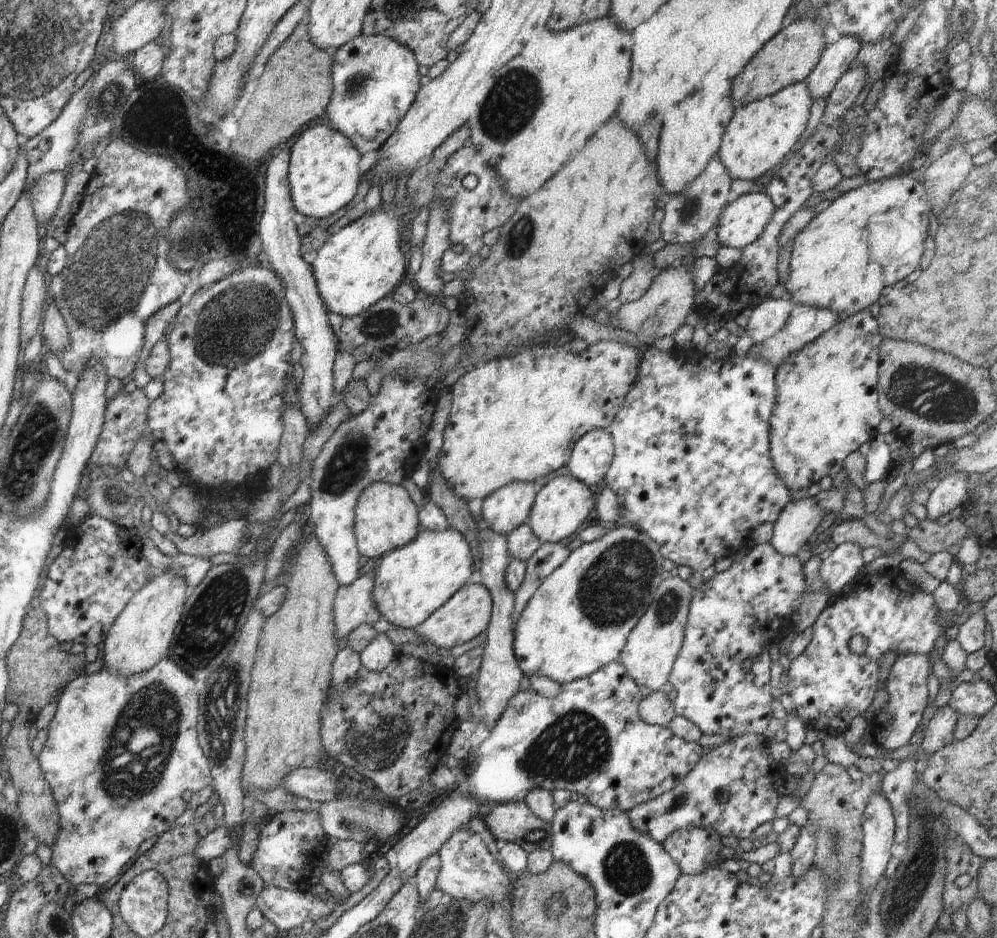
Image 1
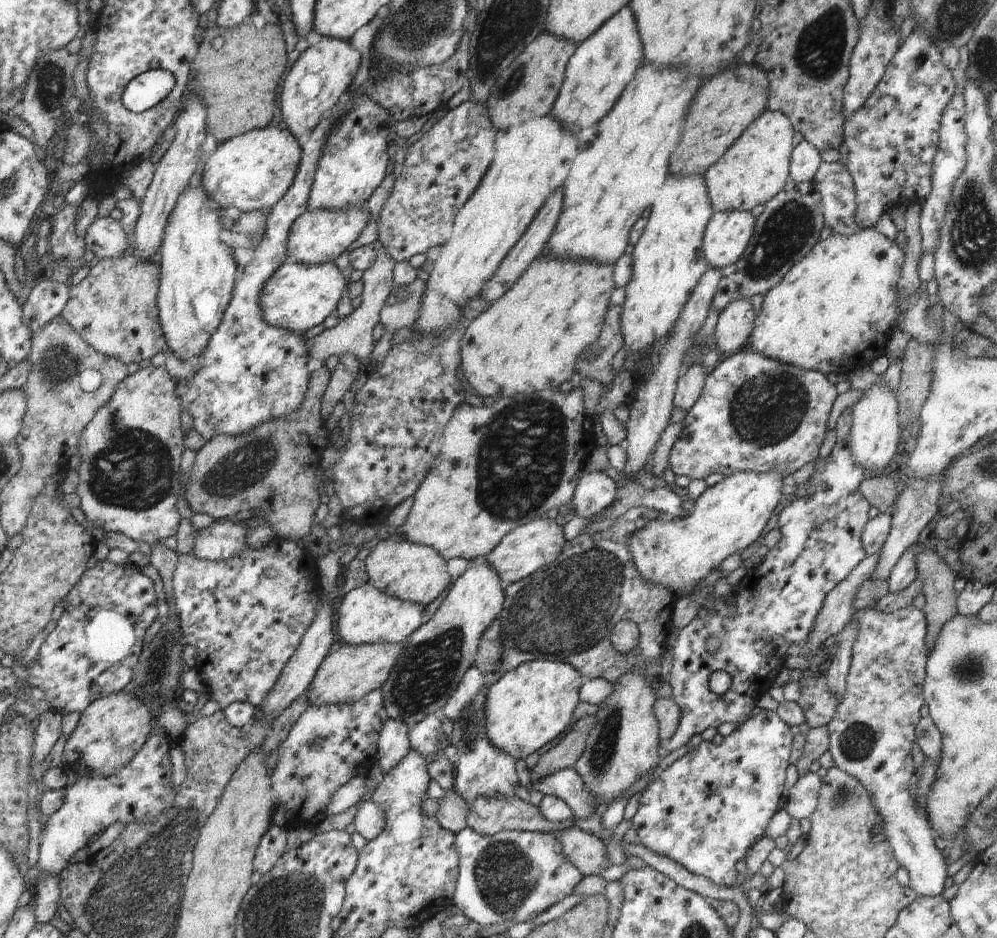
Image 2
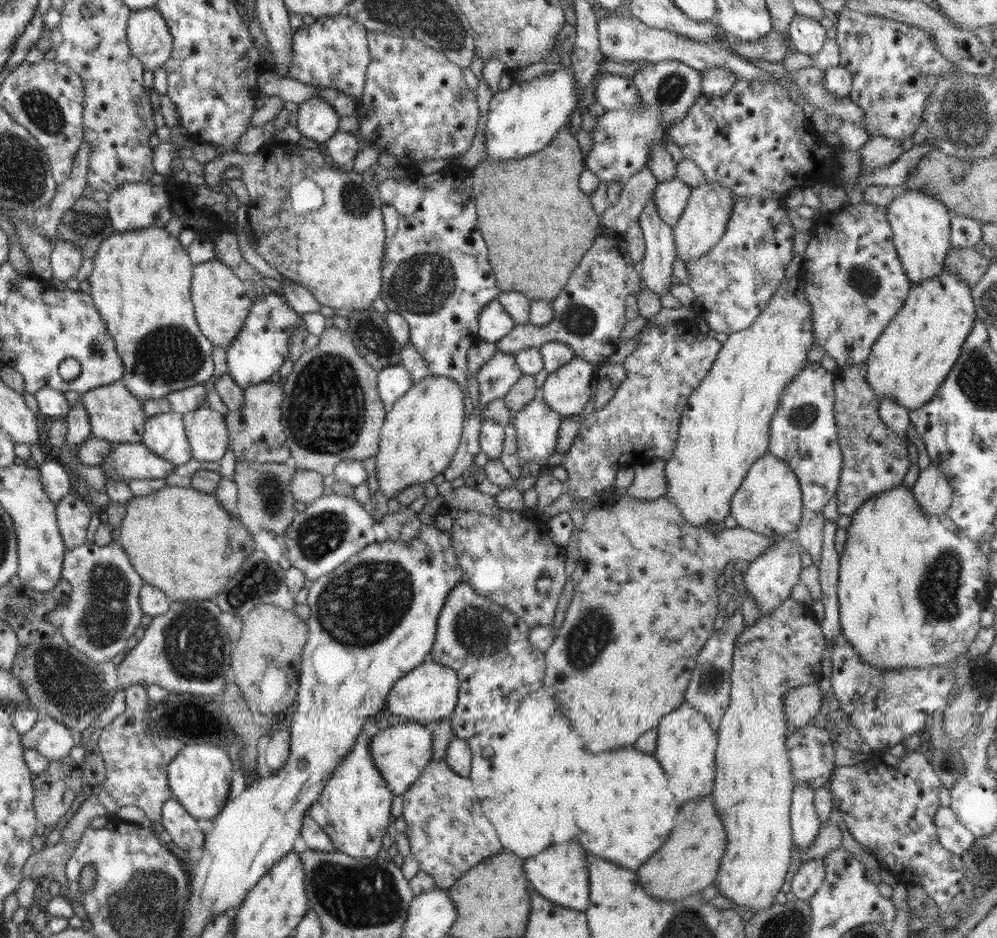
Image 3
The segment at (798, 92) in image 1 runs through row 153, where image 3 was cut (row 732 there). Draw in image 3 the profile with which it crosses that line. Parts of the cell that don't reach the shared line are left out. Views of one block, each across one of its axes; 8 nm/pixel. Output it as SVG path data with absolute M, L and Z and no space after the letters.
M792 597L787 598L786 600L782 601L780 605L776 606L774 608L774 611L770 613L770 615L762 615L762 617L758 617L756 621L754 621L754 624L752 625L746 625L744 627L744 630L738 635L738 638L736 638L736 644L733 651L733 660L732 660L732 673L731 673L731 680L730 680L730 699L729 699L729 705L726 709L726 713L724 714L724 717L722 718L722 721L720 722L720 725L718 726L717 732L718 732L718 742L717 742L717 748L716 748L716 756L715 756L715 763L716 763L716 776L715 776L715 785L713 786L713 792L711 793L713 795L714 800L714 809L716 809L716 813L718 813L718 817L722 819L722 823L724 823L724 829L726 829L726 850L724 852L724 857L722 860L720 860L720 868L718 868L718 874L716 874L716 878L714 880L715 886L719 889L719 892L729 898L737 907L736 911L741 913L740 910L738 910L738 907L750 907L753 913L756 913L756 911L762 911L766 909L766 907L769 907L774 903L774 898L776 894L780 891L780 888L782 888L782 885L784 884L785 880L789 878L789 874L787 872L788 866L790 864L790 857L795 853L794 850L794 841L792 841L792 829L790 824L790 810L791 810L791 801L793 796L793 791L795 788L795 782L792 778L792 765L790 765L790 759L788 759L788 751L786 751L786 740L788 740L788 724L787 724L787 717L786 717L786 709L784 709L784 701L783 700L786 697L786 694L790 690L793 690L794 688L800 687L800 686L807 686L808 684L814 684L818 682L822 678L822 653L824 651L824 648L826 646L826 641L824 641L824 633L822 633L822 627L817 622L817 620L814 617L813 609L811 606L807 606L806 604L799 603L797 600L794 600Z

